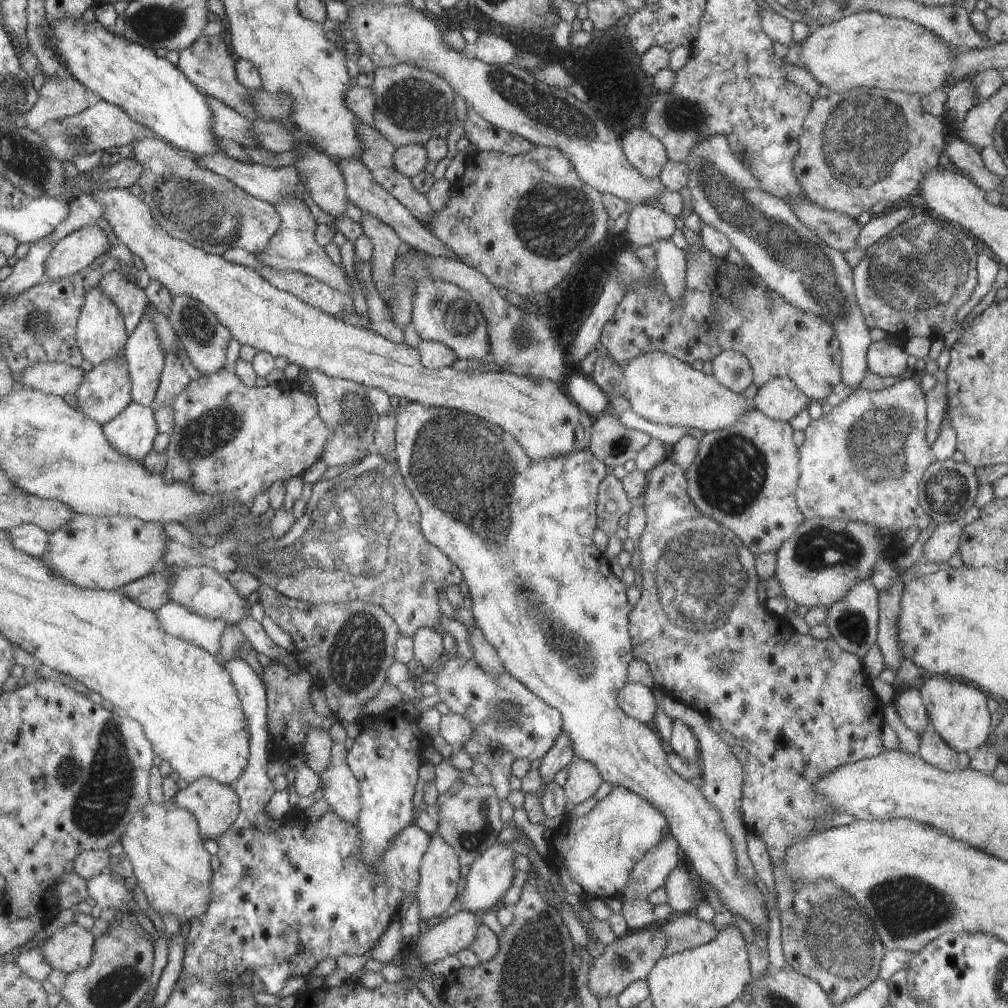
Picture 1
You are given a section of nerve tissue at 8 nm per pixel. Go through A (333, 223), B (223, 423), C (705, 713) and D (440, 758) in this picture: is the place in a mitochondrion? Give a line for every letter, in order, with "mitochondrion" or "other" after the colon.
A: other
B: mitochondrion
C: other
D: other

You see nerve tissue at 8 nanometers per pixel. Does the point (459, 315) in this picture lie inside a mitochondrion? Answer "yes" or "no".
yes

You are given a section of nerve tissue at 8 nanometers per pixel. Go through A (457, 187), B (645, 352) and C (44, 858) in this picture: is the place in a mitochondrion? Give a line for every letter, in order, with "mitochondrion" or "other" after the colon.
A: other
B: other
C: other

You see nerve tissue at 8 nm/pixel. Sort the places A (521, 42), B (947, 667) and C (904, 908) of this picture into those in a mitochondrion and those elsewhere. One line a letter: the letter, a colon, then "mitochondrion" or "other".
A: other
B: other
C: mitochondrion

